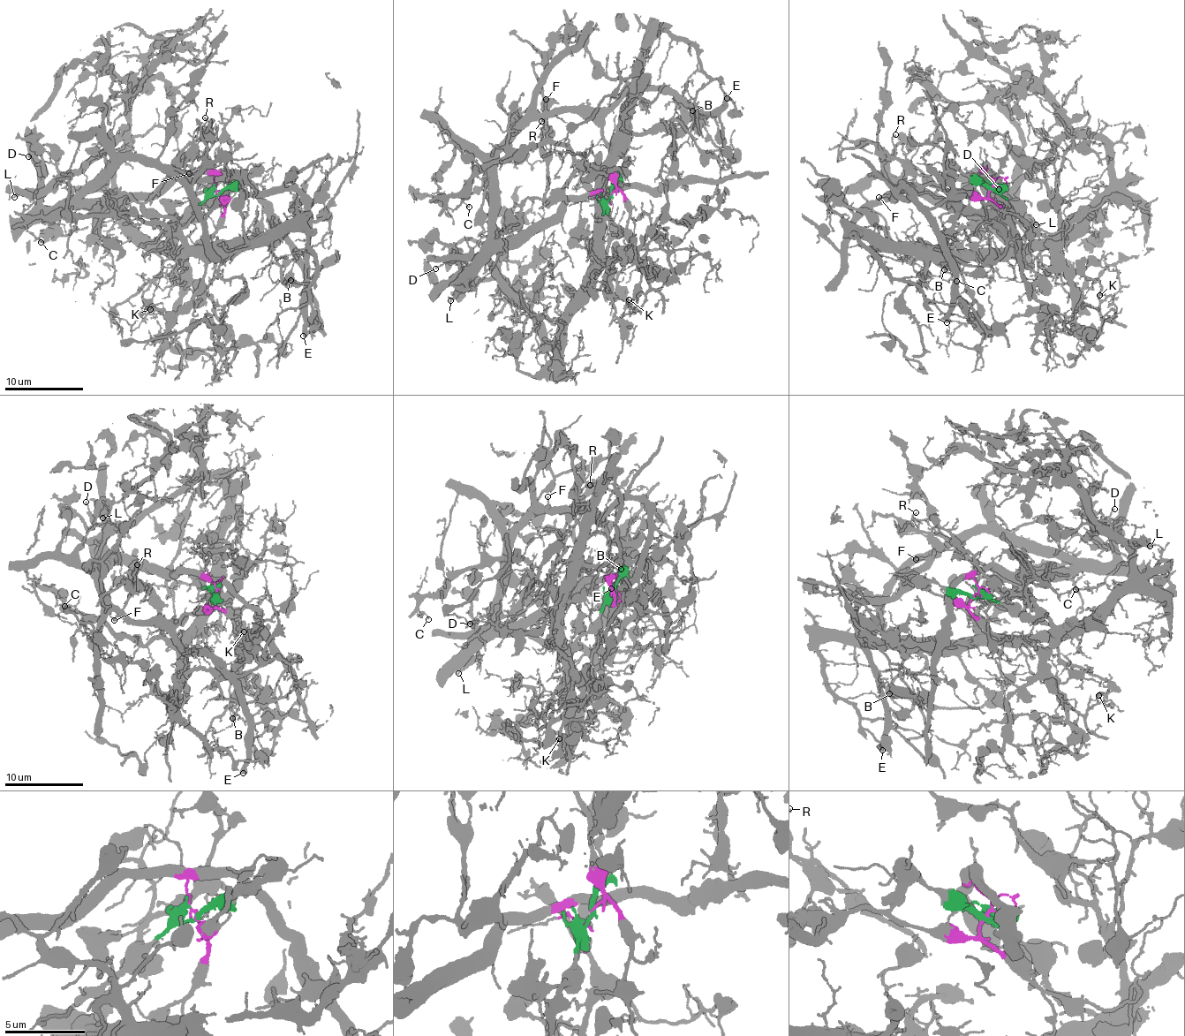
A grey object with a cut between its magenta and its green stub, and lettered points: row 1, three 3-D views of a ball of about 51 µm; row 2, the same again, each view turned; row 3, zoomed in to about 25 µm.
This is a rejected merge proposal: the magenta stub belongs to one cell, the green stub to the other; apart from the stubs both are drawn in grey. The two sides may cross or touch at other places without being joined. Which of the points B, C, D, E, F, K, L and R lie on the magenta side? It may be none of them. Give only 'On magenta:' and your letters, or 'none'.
On magenta: D, E, F, L, R

